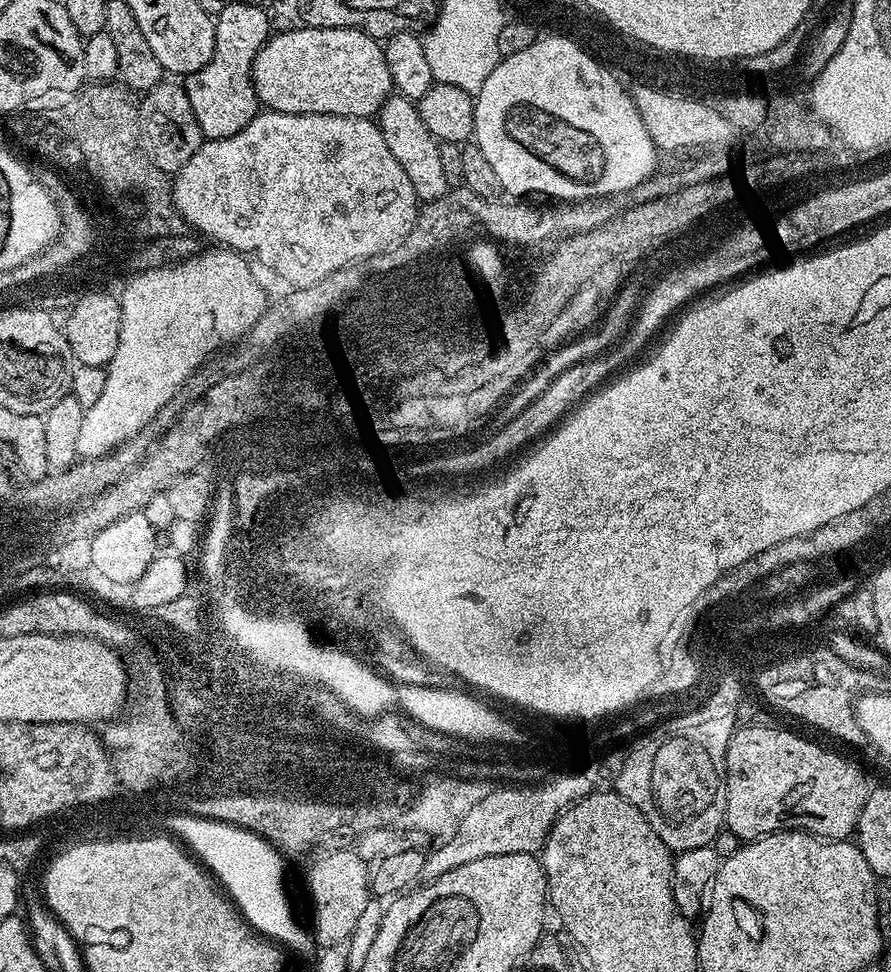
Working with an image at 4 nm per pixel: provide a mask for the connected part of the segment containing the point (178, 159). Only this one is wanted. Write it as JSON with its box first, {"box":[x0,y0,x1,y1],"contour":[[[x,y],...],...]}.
{"box":[140,82,205,174],"contour":[[[161,82],[143,93],[140,100],[140,141],[154,166],[175,174],[190,162],[190,158],[194,158],[205,138],[198,126],[198,118],[194,118],[194,109],[190,106],[190,98],[186,98],[183,83],[168,83]]]}

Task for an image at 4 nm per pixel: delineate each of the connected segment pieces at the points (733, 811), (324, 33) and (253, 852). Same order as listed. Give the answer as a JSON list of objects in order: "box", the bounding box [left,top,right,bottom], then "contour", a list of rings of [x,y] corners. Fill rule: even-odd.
[{"box":[725,724,870,842],"contour":[[[752,724],[749,728],[737,727],[728,742],[725,760],[725,814],[727,831],[733,832],[737,841],[751,842],[771,832],[799,830],[826,840],[848,840],[855,833],[858,814],[866,806],[870,783],[847,760],[796,732],[784,728],[767,728]]]},{"box":[252,26,394,118],"contour":[[[301,26],[269,35],[254,58],[252,85],[265,109],[282,114],[372,118],[394,92],[381,41],[357,28]]]},{"box":[174,820,314,952],"contour":[[[176,820],[174,827],[180,829],[204,853],[208,860],[205,867],[215,865],[216,870],[212,876],[223,885],[227,895],[244,913],[244,919],[257,932],[281,945],[289,944],[296,952],[308,952],[314,948],[309,929],[305,925],[303,928],[292,913],[292,904],[288,901],[287,890],[284,889],[285,861],[280,852],[263,836],[241,827],[223,828],[216,824],[196,824],[196,820]]]}]

